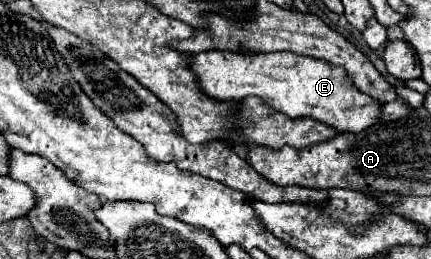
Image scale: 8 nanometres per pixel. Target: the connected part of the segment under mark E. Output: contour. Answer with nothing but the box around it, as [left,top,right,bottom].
[190,52,382,132]

